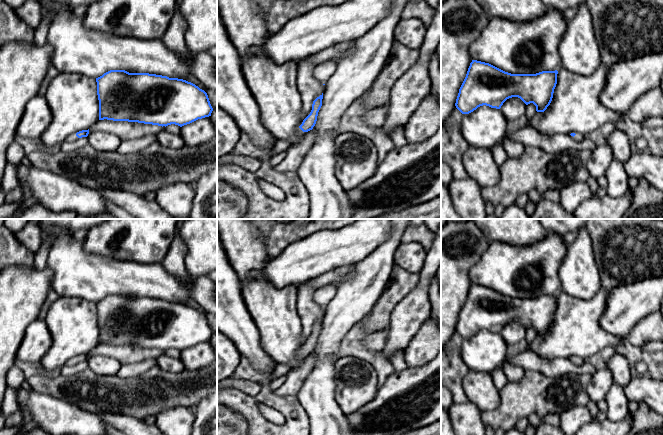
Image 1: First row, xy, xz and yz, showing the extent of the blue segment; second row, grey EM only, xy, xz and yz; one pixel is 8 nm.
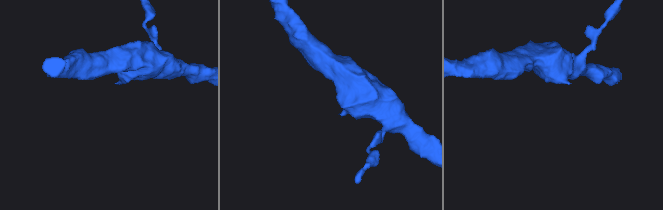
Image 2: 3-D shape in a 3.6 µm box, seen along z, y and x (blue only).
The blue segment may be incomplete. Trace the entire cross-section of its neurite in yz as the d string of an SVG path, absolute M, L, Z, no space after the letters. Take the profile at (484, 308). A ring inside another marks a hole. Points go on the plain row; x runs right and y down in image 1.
M472 284L455 330L462 338L469 338L483 329L500 333L507 323L518 321L526 329L533 327L537 336L544 336L552 325L557 298L557 294L511 298Z

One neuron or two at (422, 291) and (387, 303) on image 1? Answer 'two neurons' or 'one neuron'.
two neurons

